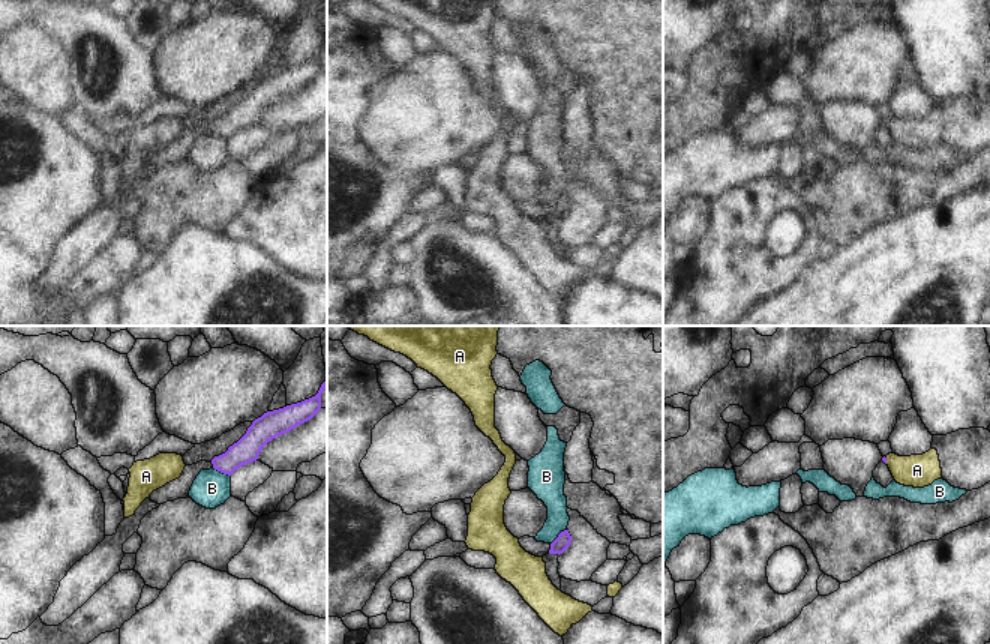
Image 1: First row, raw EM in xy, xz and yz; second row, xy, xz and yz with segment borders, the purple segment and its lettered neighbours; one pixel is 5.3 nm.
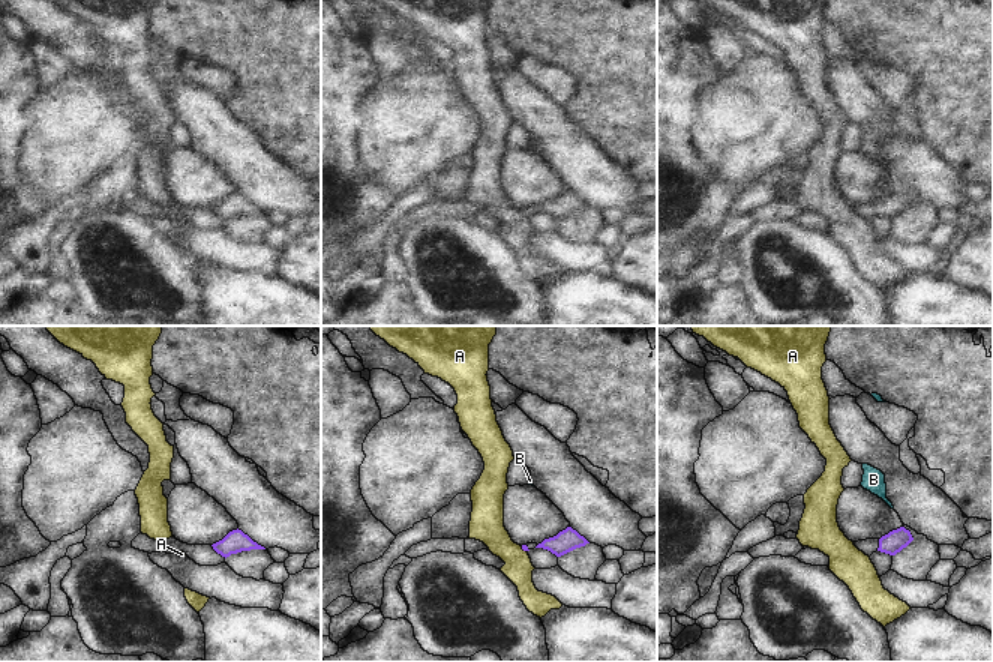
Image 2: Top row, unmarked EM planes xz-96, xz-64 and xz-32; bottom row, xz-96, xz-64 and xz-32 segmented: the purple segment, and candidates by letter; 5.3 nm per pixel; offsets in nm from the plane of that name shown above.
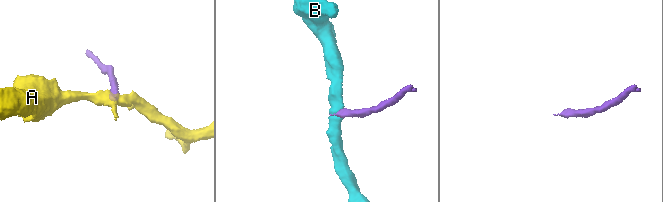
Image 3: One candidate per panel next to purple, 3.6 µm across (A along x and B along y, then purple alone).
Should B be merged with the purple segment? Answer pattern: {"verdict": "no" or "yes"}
{"verdict": "no"}

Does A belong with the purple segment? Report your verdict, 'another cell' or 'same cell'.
another cell

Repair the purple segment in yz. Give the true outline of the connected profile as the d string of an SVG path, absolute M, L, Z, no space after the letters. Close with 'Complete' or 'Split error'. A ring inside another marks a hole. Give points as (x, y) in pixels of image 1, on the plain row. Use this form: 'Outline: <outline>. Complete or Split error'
Outline: M884 120L878 131L873 134L873 141L878 147L886 152L892 144L892 138L886 129L886 122Z. Split error

